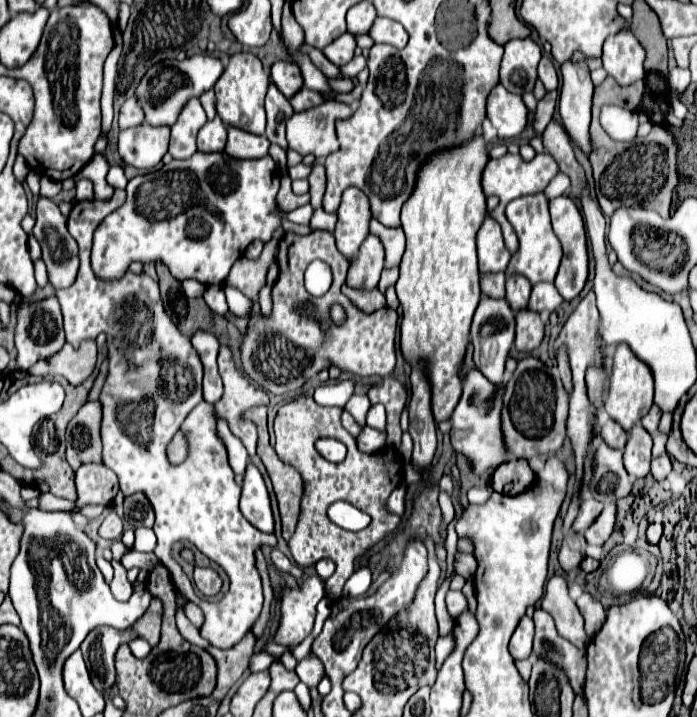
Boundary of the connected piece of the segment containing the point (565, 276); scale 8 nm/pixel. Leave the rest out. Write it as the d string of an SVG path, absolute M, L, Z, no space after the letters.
M560 195L560 197L556 197L556 199L550 201L550 217L552 217L554 233L560 239L562 249L564 249L562 263L560 263L560 271L556 275L554 285L560 291L560 295L564 297L564 301L572 301L582 291L582 287L586 283L586 277L588 277L588 253L586 253L584 221L582 221L582 215L580 215L578 205L568 195Z

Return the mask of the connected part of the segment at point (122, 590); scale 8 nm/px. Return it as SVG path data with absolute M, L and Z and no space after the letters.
M112 561L112 567L114 567L114 579L112 579L112 583L110 583L112 595L114 595L116 599L130 599L130 595L132 595L132 585L130 585L128 579L126 579L126 569L124 569L120 563L116 563L116 561Z

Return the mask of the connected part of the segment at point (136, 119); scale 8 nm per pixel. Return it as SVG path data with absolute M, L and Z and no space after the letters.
M128 97L126 103L120 109L120 117L118 117L118 125L120 131L130 129L130 127L138 127L144 121L144 113L140 111L140 105L136 103L136 97Z

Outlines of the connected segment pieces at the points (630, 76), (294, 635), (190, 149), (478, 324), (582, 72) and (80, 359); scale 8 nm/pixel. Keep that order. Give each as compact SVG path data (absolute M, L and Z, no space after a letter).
M630 31L608 37L604 43L604 69L620 85L632 85L646 77L644 71L644 49Z
M310 575L298 589L284 589L280 593L282 619L274 641L290 647L304 641L312 633L316 607L324 596L324 581L316 575Z
M198 99L186 103L184 111L180 113L178 121L172 125L172 139L170 139L170 153L174 159L188 159L196 149L198 131L206 123L206 113Z
M482 297L480 305L474 313L474 321L472 321L474 363L494 383L502 383L502 379L504 379L504 365L506 365L508 353L514 345L514 333L516 333L516 317L514 317L510 305L504 299Z
M564 61L562 67L562 91L560 91L560 117L562 123L572 137L572 141L584 151L590 151L588 127L590 127L590 111L592 111L592 95L594 85L590 79L590 69L586 61Z
M84 341L80 347L72 347L70 343L52 359L38 361L34 367L34 375L62 375L68 383L80 385L84 383L96 367L96 343Z

